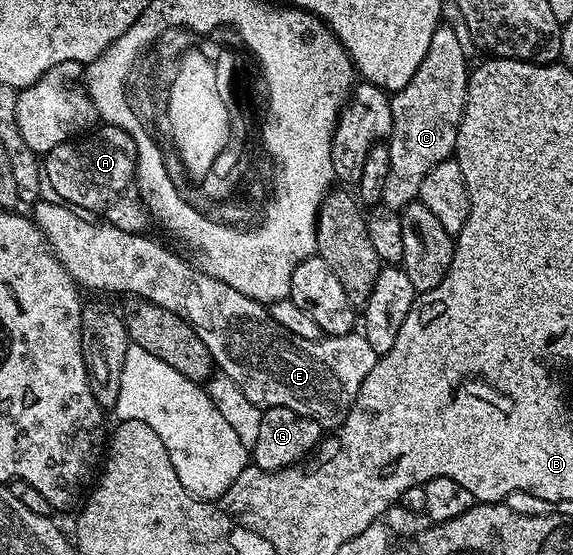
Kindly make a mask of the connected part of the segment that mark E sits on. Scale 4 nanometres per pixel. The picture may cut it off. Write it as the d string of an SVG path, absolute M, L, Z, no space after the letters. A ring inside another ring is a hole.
M39 199L33 205L35 208L32 219L44 234L51 252L58 255L58 261L66 267L75 284L83 289L104 288L108 292L135 292L143 301L158 304L184 318L196 330L196 334L200 334L200 342L208 346L208 354L212 354L217 371L232 378L232 382L240 386L244 398L248 398L248 402L259 408L287 408L301 416L309 416L323 430L337 429L338 425L345 422L346 413L352 402L356 402L356 394L364 378L368 378L368 370L376 366L379 358L372 346L368 346L365 335L353 331L346 336L326 336L317 340L296 338L270 317L267 305L240 294L240 290L228 286L215 276L209 276L201 267L194 265L193 268L176 253L169 252L154 240L149 240L149 235L125 232L111 224L95 222L81 211L57 199L49 199Z

